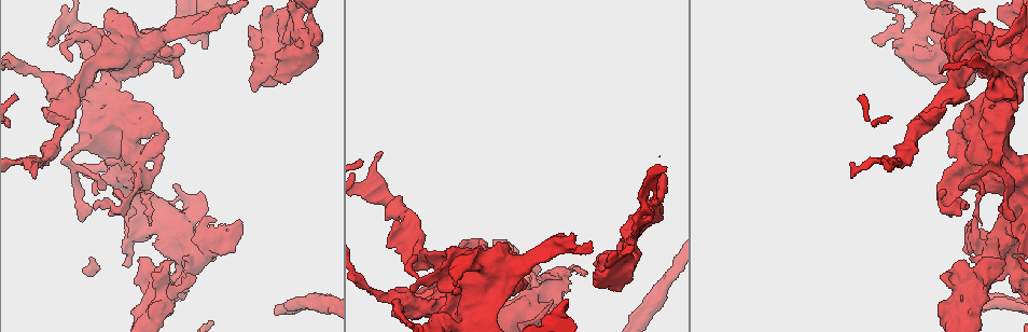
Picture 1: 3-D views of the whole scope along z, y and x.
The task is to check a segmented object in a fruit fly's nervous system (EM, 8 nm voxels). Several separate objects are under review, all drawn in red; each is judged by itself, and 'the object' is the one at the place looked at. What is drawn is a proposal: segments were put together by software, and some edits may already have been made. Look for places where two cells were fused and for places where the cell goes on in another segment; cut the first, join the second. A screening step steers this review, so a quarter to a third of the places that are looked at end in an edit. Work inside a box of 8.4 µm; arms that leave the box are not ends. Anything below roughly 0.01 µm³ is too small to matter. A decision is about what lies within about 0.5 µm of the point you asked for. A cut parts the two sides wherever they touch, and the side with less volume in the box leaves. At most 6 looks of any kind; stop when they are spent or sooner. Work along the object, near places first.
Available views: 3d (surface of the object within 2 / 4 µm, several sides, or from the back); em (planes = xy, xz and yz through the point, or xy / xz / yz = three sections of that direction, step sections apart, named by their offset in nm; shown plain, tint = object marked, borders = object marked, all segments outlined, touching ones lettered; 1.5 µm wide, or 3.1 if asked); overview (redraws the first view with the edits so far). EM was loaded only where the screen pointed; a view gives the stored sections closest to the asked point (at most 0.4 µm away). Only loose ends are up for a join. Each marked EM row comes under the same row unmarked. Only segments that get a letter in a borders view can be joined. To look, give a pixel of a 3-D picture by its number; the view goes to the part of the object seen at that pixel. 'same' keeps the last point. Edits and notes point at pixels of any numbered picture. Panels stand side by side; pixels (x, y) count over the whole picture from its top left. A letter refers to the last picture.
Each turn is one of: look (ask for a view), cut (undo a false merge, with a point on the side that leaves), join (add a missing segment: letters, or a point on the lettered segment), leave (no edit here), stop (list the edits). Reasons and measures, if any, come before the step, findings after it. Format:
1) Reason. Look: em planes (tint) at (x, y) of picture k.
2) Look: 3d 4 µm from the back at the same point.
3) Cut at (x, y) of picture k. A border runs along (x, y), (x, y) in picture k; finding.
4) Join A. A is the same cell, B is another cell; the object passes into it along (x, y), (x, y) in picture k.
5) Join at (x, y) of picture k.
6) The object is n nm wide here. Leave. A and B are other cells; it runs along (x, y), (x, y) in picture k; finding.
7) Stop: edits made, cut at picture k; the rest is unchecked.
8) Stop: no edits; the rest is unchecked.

Look: em planes (tint) at (381, 151) of picture 1.

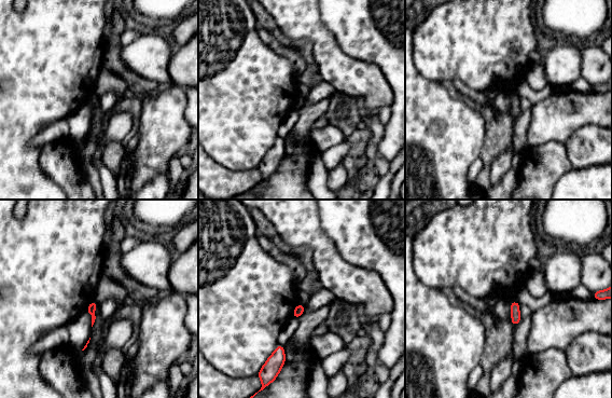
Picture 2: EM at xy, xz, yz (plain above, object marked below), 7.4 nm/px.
Look: em planes (borders) at the same point.

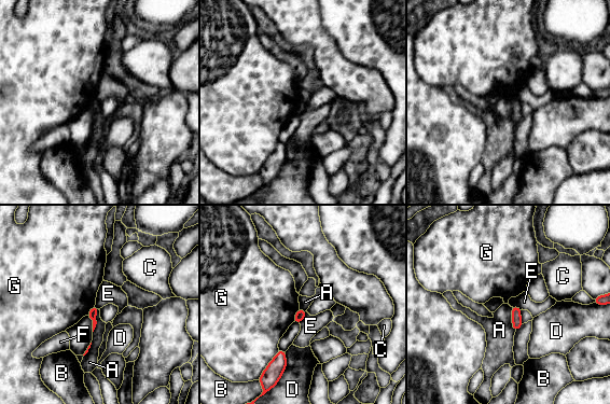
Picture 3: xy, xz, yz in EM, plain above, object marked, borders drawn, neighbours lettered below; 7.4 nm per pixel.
The longest contact is with D, 220 nm. Leave. A, B, C, D, E, F and G are other cells; a border runs along (511, 307), (512, 328), (515, 331) in picture 3; none of them fits.

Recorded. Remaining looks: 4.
Touches itself. Look: 3d 4 µm at (950, 88) of picture 1.

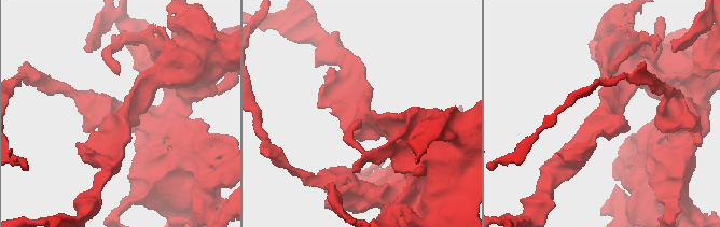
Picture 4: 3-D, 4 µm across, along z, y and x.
Look: em 3.1 µm planes (tint) at (364, 112) of picture 4.

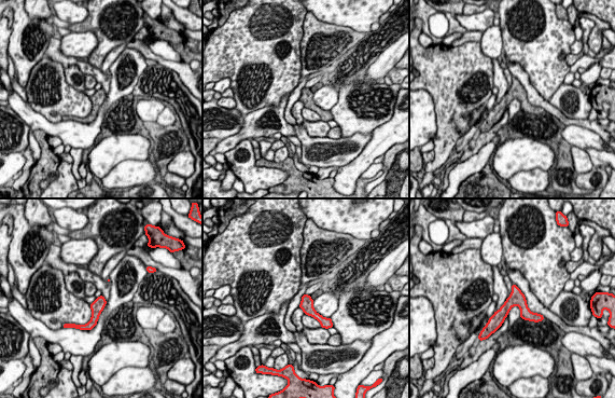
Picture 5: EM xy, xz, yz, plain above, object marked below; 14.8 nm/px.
What lies round it. Look: em 3.1 µm planes (borders) at the same point.

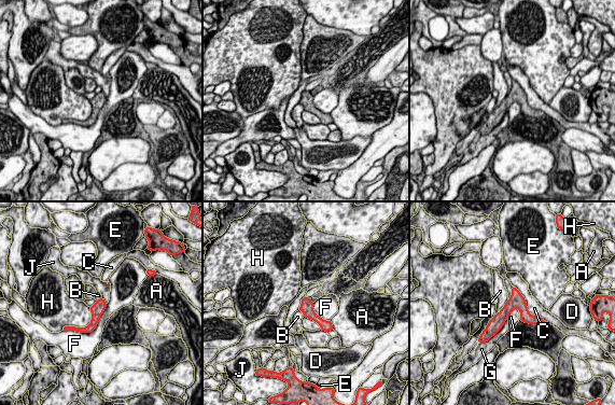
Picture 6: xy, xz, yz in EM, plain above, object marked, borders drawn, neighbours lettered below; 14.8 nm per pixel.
The object is 190 nm wide here. Leave. A, B, C, D, E, F, G, H and J are other cells; continuous, no second cell.

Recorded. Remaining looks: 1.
Stop: no edits; the rest is unchecked.

